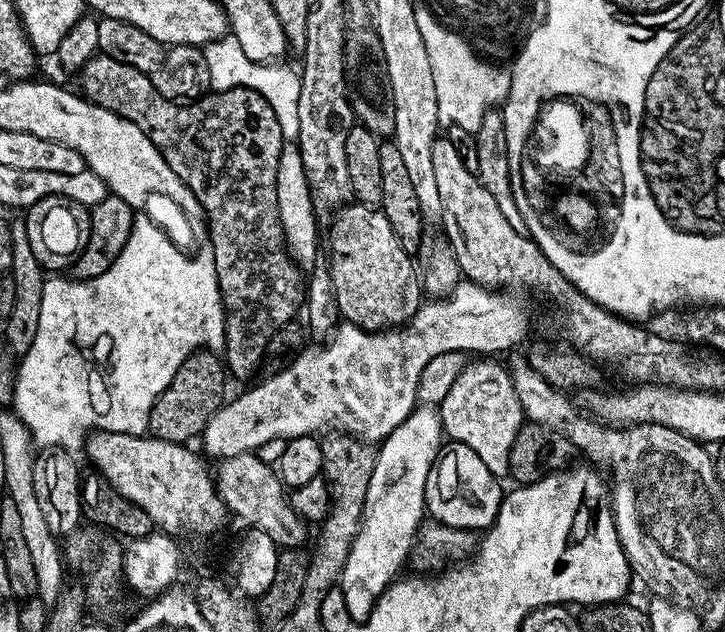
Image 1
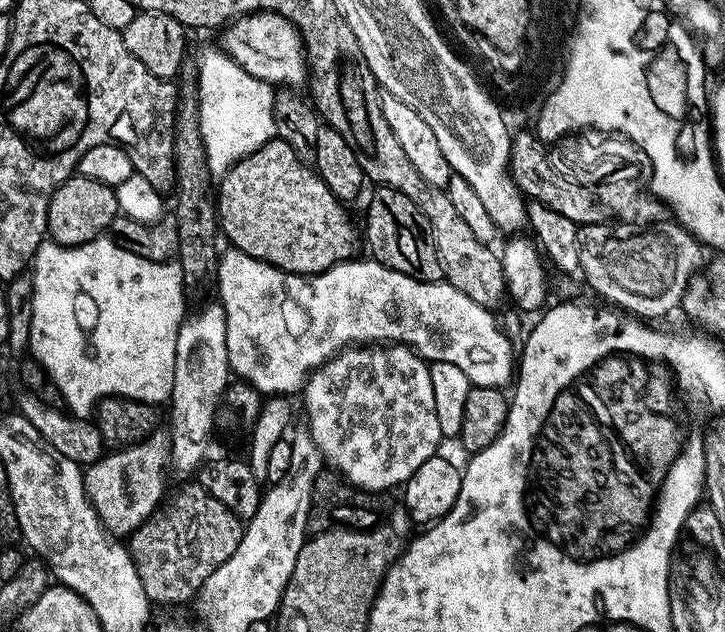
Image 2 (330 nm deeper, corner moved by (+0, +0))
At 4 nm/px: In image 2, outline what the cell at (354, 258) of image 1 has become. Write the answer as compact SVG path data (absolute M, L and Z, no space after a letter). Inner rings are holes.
M270 139L258 150L239 160L233 168L229 168L219 177L214 199L218 228L223 239L225 236L231 247L250 254L256 260L273 264L284 272L294 272L297 276L315 276L357 255L358 228L352 225L344 209L347 207L332 193L330 186L322 182L315 167L297 158L296 151L285 140Z

